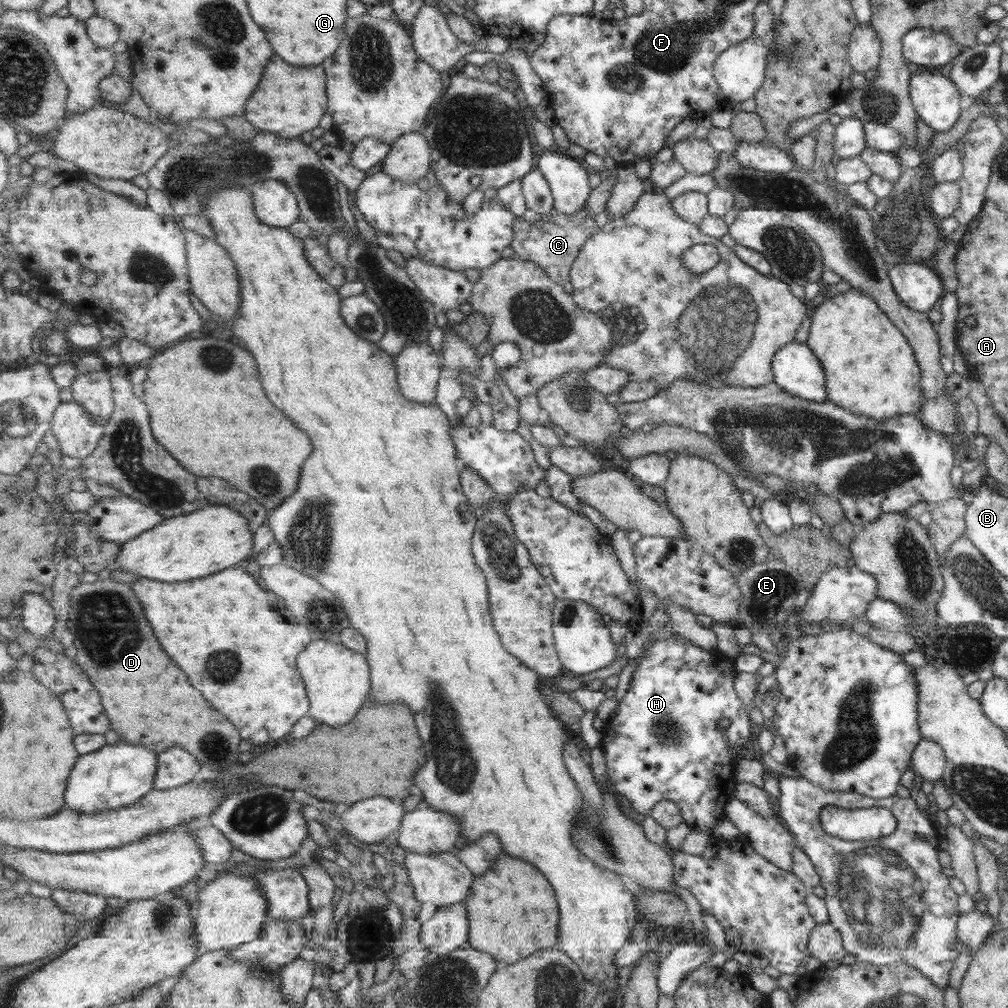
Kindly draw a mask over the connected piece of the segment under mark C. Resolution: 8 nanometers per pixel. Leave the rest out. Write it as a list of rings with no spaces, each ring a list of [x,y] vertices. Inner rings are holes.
[[[583,208],[569,215],[554,209],[553,212],[540,216],[534,223],[517,218],[511,247],[517,257],[538,264],[557,284],[567,284],[572,280],[572,268],[581,248],[584,248],[587,240],[592,239],[600,229],[593,217]]]

